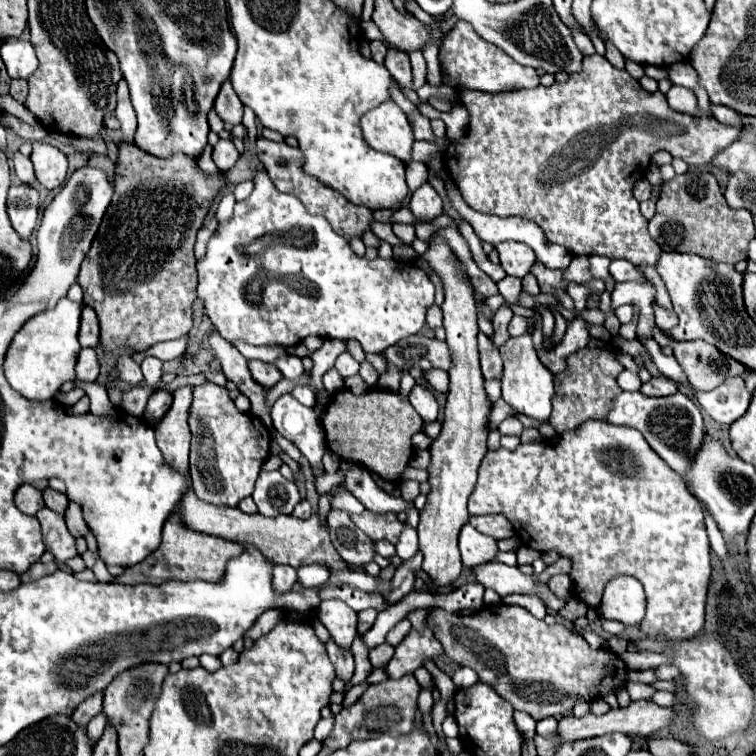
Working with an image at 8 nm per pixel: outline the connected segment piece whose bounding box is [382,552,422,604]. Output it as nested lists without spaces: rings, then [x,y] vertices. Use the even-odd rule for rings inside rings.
[[[418,552],[412,560],[406,560],[404,566],[396,568],[394,578],[392,578],[392,586],[390,592],[382,592],[384,600],[388,604],[394,604],[398,600],[402,600],[408,592],[412,592],[412,584],[414,584],[414,570],[418,570],[418,562],[422,562],[422,552]]]

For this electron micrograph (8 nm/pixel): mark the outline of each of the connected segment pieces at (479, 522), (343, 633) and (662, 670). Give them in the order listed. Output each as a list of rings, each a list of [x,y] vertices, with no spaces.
[[[494,514],[494,516],[470,516],[470,524],[482,532],[488,534],[496,540],[500,538],[512,538],[514,536],[514,528],[510,526],[508,518],[502,514]]]
[[[326,600],[318,606],[318,620],[328,628],[342,650],[350,650],[356,638],[356,612],[342,600]]]
[[[661,665],[656,668],[656,679],[664,681],[672,681],[678,678],[680,671],[674,665]]]

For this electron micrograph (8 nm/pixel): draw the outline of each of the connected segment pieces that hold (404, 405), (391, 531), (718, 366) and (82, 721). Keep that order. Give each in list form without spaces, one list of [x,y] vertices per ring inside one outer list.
[[[340,390],[334,394],[328,410],[322,414],[322,426],[328,430],[328,448],[344,462],[364,464],[368,470],[378,474],[384,482],[398,484],[402,472],[412,456],[410,438],[420,432],[422,418],[412,408],[410,402],[402,402],[396,392],[388,390],[368,390],[360,396],[350,390]]]
[[[364,510],[362,514],[354,514],[352,522],[362,532],[366,532],[366,536],[372,538],[374,542],[388,540],[388,542],[396,544],[398,538],[400,538],[400,532],[404,528],[404,524],[396,518],[394,512],[390,512],[390,514],[374,514],[370,510]]]
[[[657,326],[653,328],[653,338],[660,347],[669,346],[674,350],[678,364],[684,368],[690,384],[698,390],[714,390],[728,376],[746,372],[744,364],[724,356],[704,340],[672,341]]]
[[[96,694],[96,696],[92,696],[90,700],[86,700],[86,702],[82,702],[78,708],[76,708],[76,712],[72,714],[72,720],[78,724],[78,726],[86,726],[96,714],[100,714],[102,712],[102,694]]]

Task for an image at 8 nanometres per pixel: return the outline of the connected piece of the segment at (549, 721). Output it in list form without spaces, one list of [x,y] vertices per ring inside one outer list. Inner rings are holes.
[[[544,718],[544,720],[538,722],[538,726],[536,726],[536,734],[544,736],[544,738],[552,738],[556,726],[558,726],[558,720],[556,720],[556,718]]]

